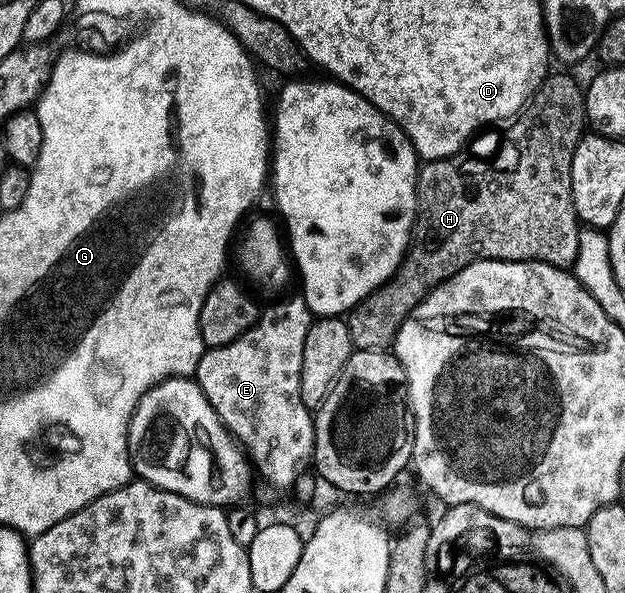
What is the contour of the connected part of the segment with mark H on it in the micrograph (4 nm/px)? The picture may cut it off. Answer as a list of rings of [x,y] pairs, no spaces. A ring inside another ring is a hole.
[[[555,73],[544,78],[528,104],[503,127],[481,132],[453,157],[425,160],[419,166],[416,224],[408,252],[396,272],[346,314],[350,339],[356,349],[387,350],[395,342],[404,320],[414,307],[422,304],[429,291],[475,261],[544,261],[560,269],[575,266],[581,228],[572,198],[572,160],[586,132],[584,93],[582,85],[570,74]]]

